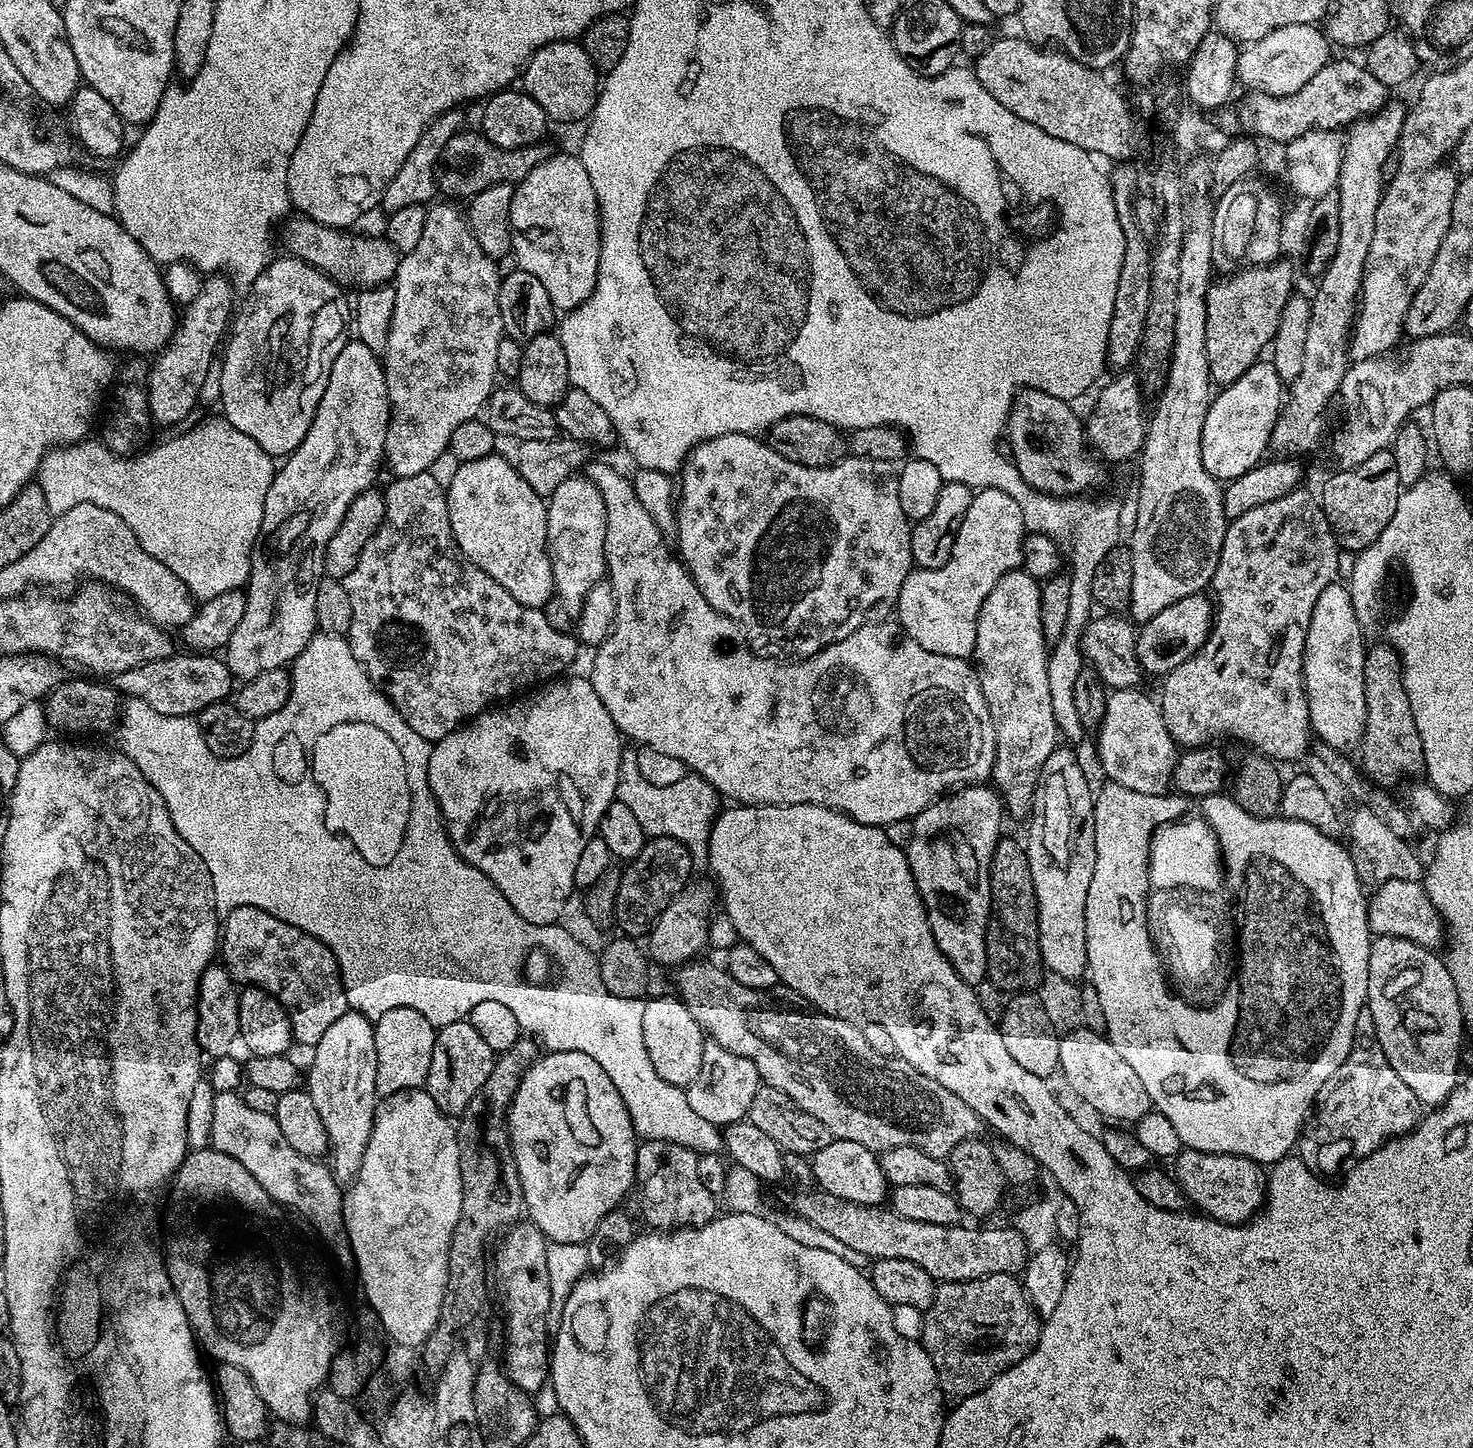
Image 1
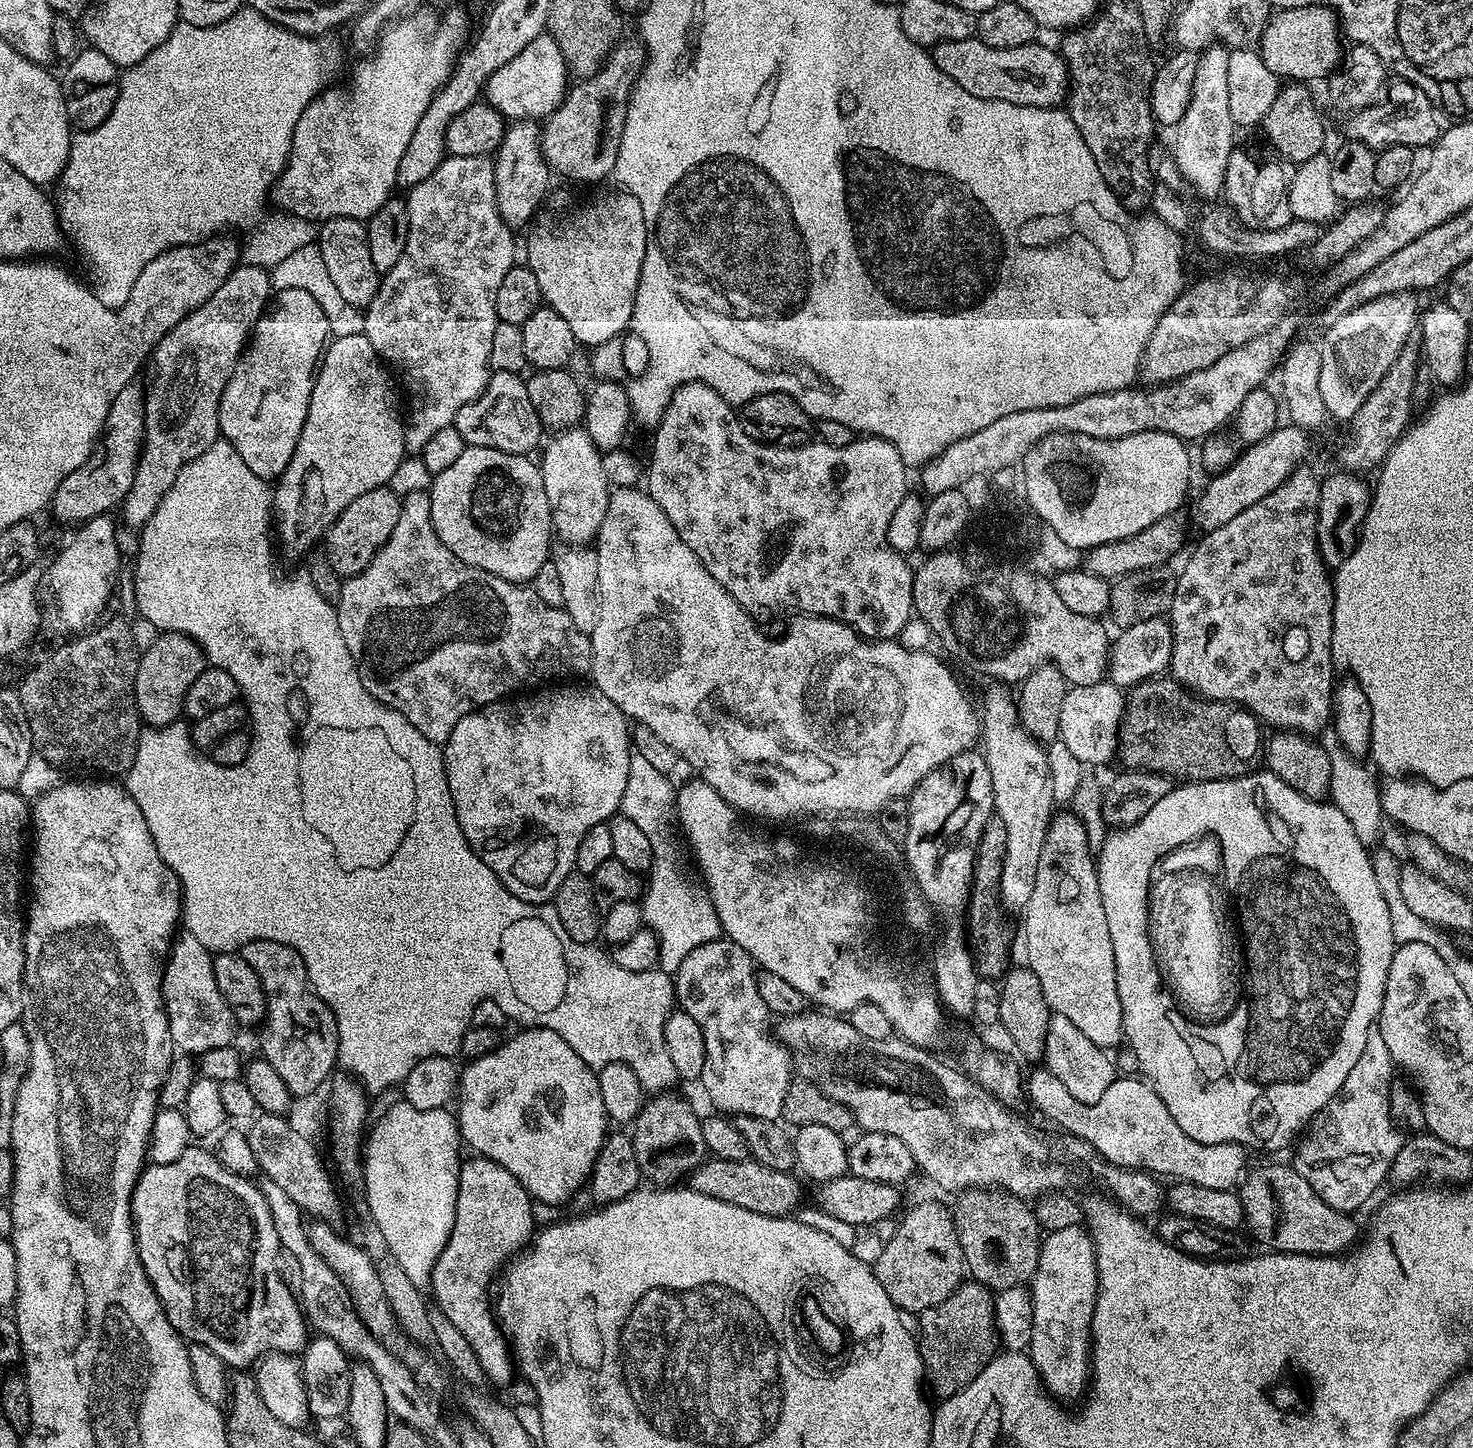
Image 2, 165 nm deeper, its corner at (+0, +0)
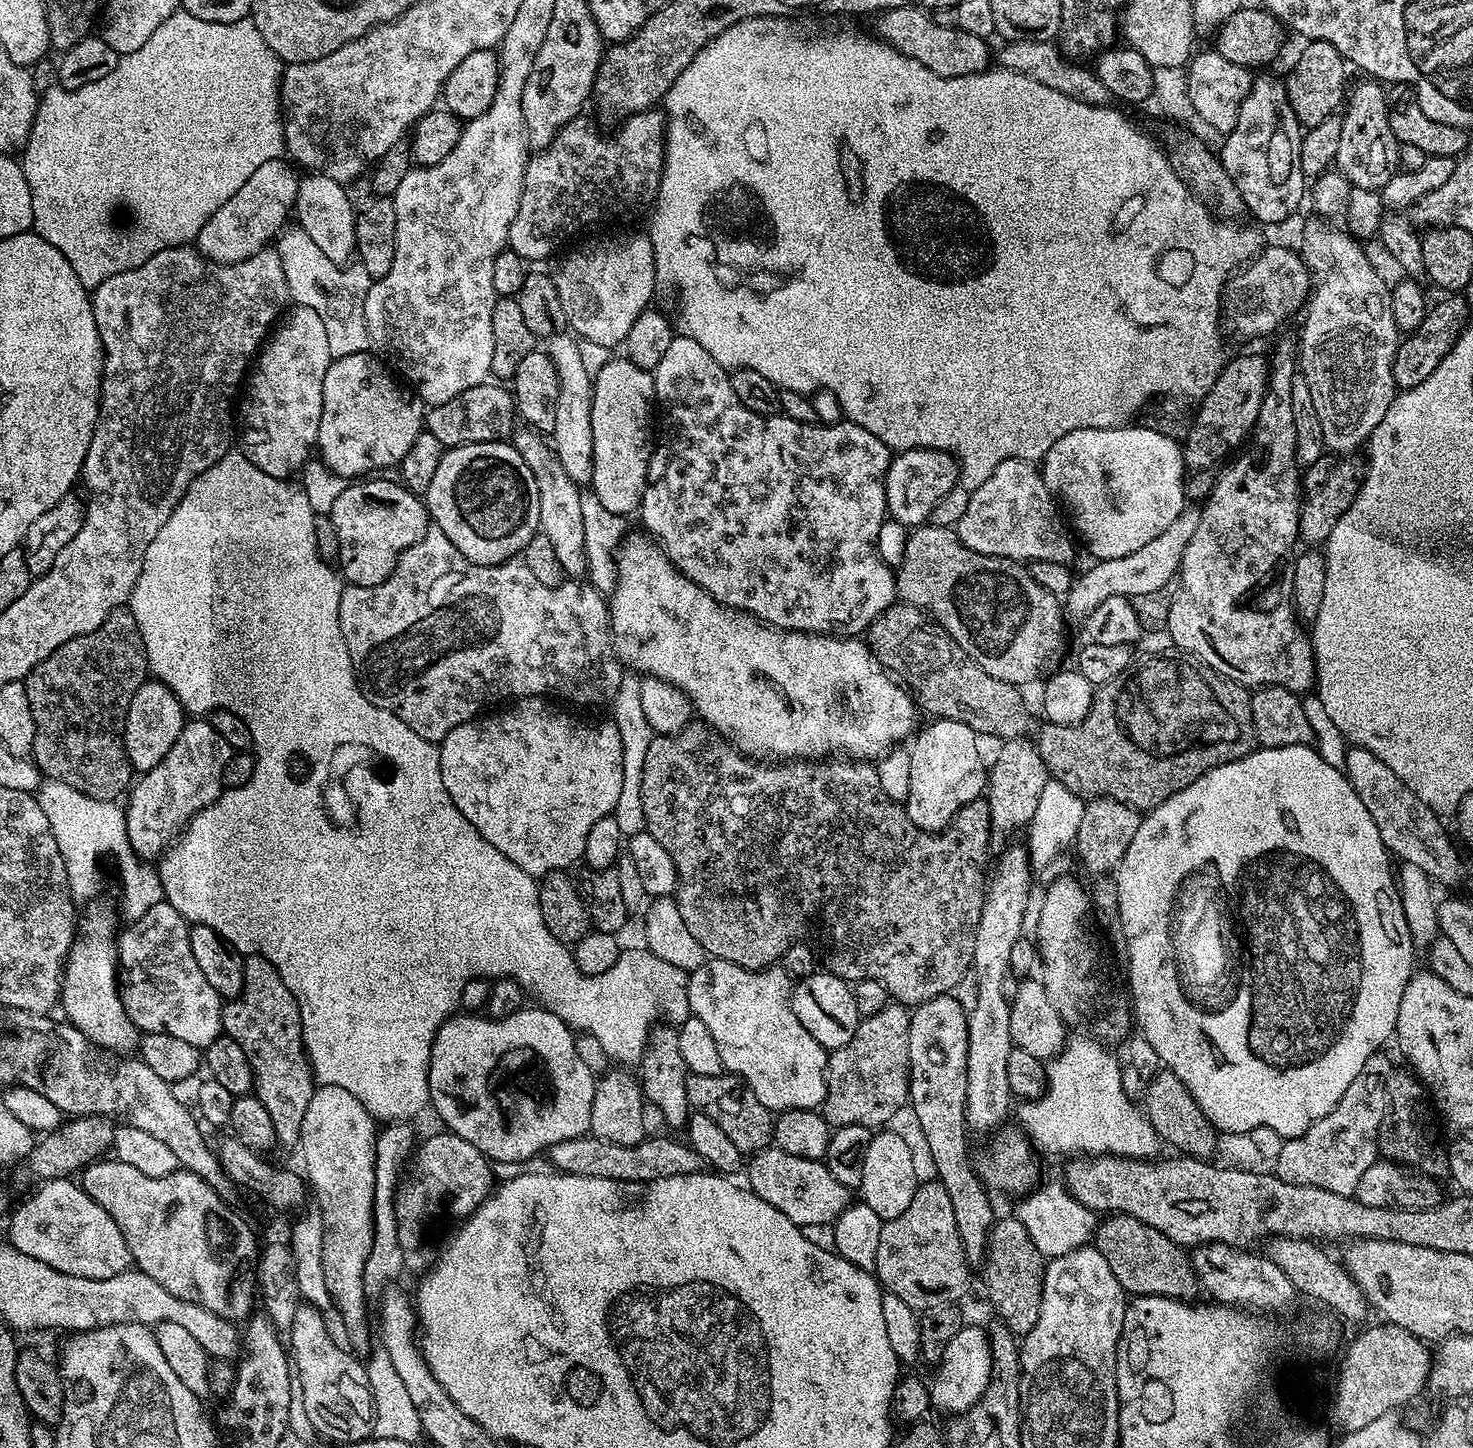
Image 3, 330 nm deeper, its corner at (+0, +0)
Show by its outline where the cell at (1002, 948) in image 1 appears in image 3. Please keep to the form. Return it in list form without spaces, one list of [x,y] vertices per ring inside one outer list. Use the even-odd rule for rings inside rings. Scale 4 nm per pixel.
[[[690,722],[683,730],[674,733],[673,736],[653,735],[652,741],[650,742],[650,750],[646,750],[646,762],[642,766],[640,796],[645,829],[654,838],[658,838],[658,843],[666,850],[666,854],[670,854],[670,858],[673,859],[674,866],[676,867],[678,882],[676,883],[676,891],[674,893],[674,903],[677,913],[686,924],[686,928],[690,934],[697,939],[698,945],[702,946],[702,950],[711,957],[711,959],[734,962],[734,966],[742,966],[751,972],[763,972],[765,968],[771,968],[777,962],[783,961],[784,955],[792,949],[793,944],[807,941],[809,939],[807,936],[812,936],[816,931],[820,931],[824,932],[824,940],[828,943],[827,971],[849,982],[866,979],[877,980],[884,984],[889,997],[891,997],[895,1003],[905,1006],[924,1004],[930,998],[951,993],[953,989],[955,989],[956,983],[962,978],[962,974],[966,974],[971,969],[972,959],[974,958],[974,938],[978,930],[978,922],[980,921],[982,906],[984,905],[986,895],[986,874],[984,878],[984,871],[988,868],[988,852],[990,853],[991,845],[991,814],[987,799],[972,800],[966,806],[962,806],[962,810],[958,810],[956,817],[940,832],[927,832],[918,826],[914,826],[914,822],[910,822],[907,807],[905,807],[903,803],[896,803],[884,793],[882,786],[878,782],[875,763],[851,758],[828,758],[825,760],[820,758],[815,760],[801,760],[797,758],[787,762],[761,762],[759,759],[745,756],[744,753],[739,752],[736,748],[732,747],[724,737],[717,734],[716,731],[709,728],[708,725],[703,722]]]

